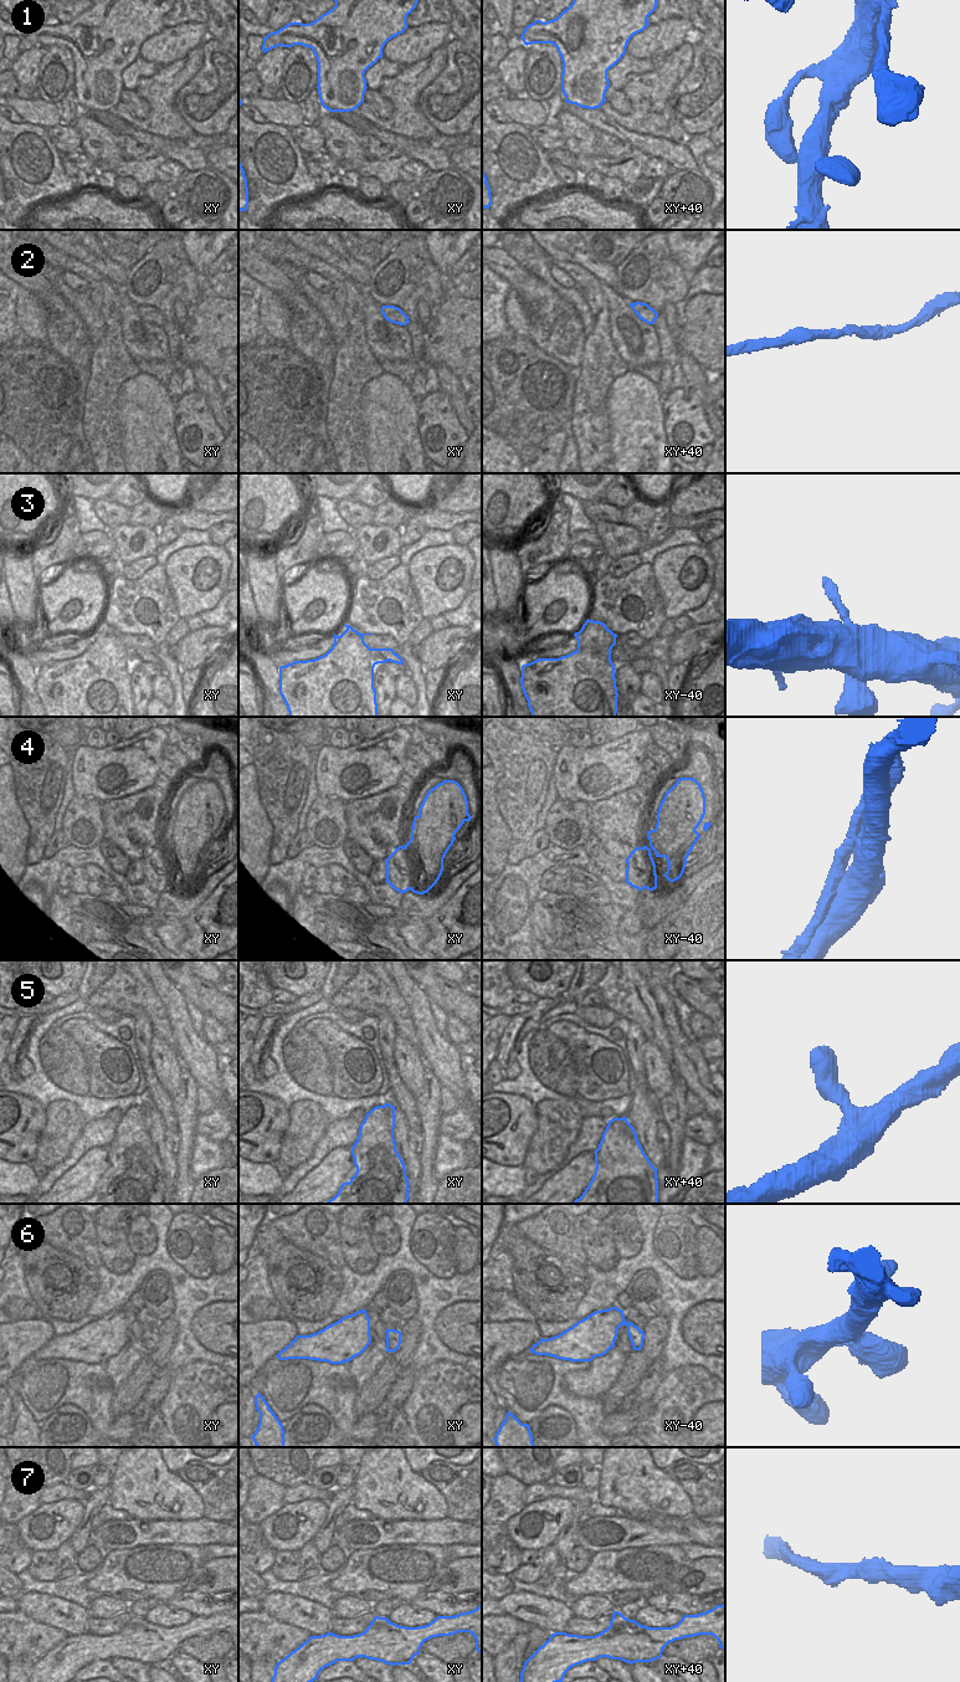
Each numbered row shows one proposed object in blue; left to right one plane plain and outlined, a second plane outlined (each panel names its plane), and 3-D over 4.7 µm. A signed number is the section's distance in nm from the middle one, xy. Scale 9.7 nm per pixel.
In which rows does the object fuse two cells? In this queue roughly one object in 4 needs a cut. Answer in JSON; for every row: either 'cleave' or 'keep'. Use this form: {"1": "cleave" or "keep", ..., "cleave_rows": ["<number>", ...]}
{"1": "keep", "2": "keep", "3": "keep", "4": "keep", "5": "keep", "6": "keep", "7": "keep", "cleave_rows": []}

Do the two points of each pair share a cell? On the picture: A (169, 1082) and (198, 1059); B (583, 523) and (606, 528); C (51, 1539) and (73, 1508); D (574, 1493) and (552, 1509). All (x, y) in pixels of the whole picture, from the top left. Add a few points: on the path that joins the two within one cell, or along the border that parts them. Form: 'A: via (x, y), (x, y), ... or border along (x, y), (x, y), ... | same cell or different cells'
A: border along (175, 1049), (183, 1066) | different cells
B: border along (593, 523), (595, 529) | different cells
C: via (55, 1532), (66, 1516) | same cell
D: border along (553, 1496), (569, 1498), (573, 1502) | different cells

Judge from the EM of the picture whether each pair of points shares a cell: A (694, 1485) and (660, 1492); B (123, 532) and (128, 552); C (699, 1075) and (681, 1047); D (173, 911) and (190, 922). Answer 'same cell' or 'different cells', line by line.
A: different cells
B: same cell
C: same cell
D: different cells

